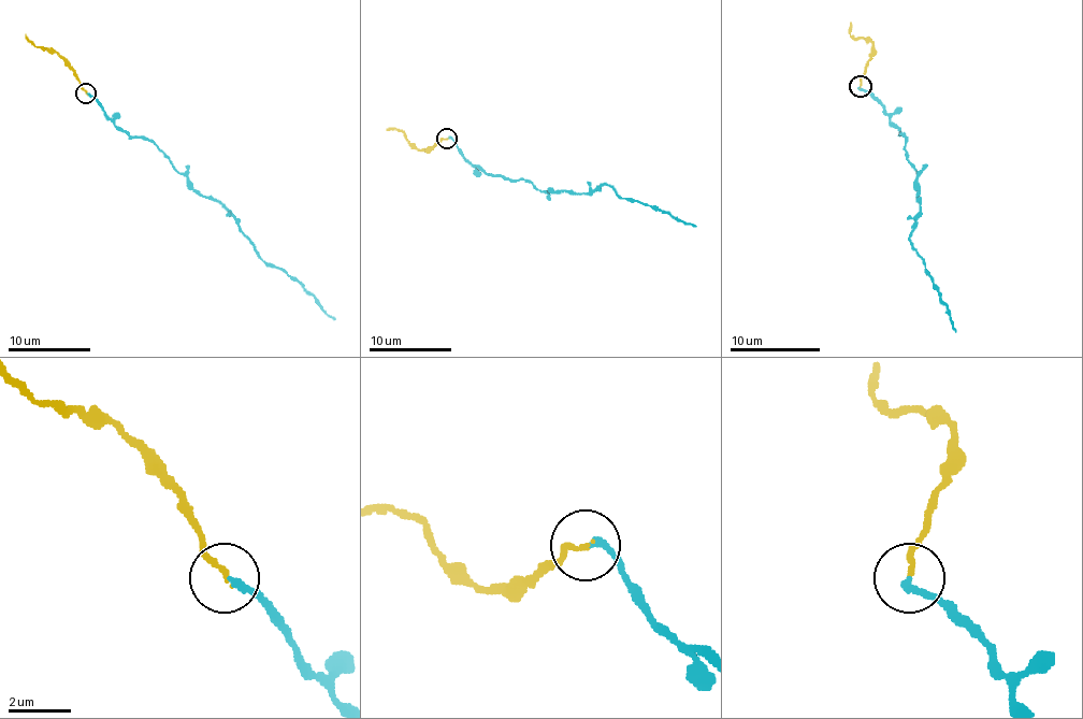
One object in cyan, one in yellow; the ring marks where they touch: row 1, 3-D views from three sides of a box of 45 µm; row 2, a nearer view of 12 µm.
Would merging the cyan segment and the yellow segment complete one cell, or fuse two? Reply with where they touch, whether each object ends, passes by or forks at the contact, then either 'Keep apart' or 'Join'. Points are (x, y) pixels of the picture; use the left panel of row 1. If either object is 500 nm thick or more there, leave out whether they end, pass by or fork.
Place: (85, 92). At the ring cyan ends. At the ring yellow ends. Join

